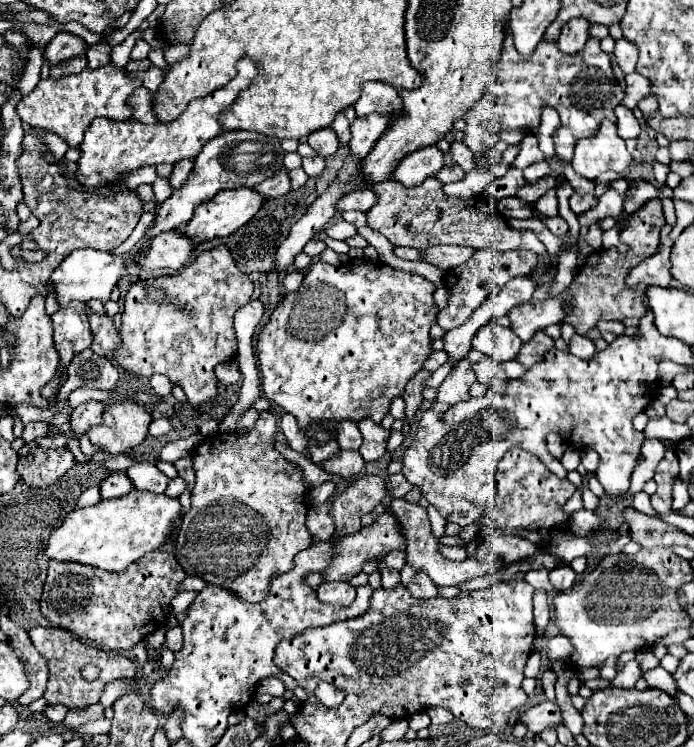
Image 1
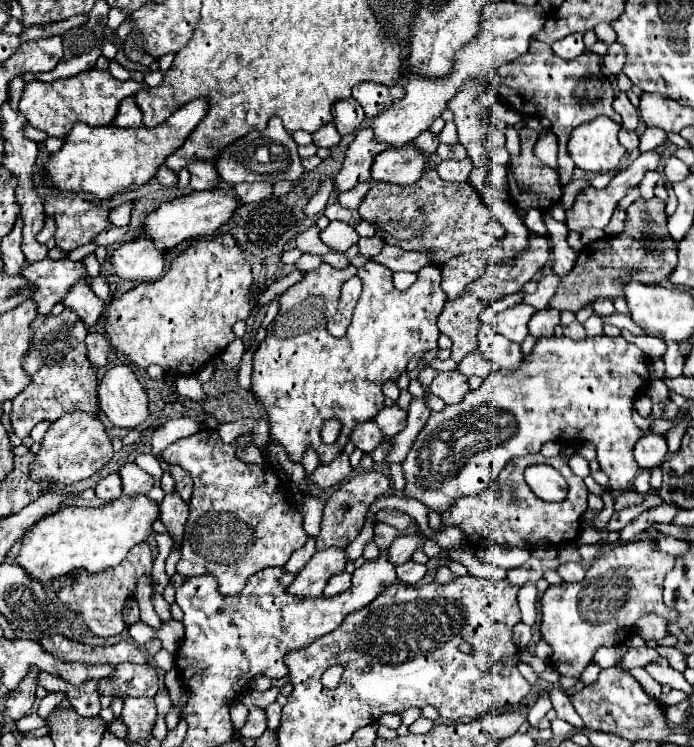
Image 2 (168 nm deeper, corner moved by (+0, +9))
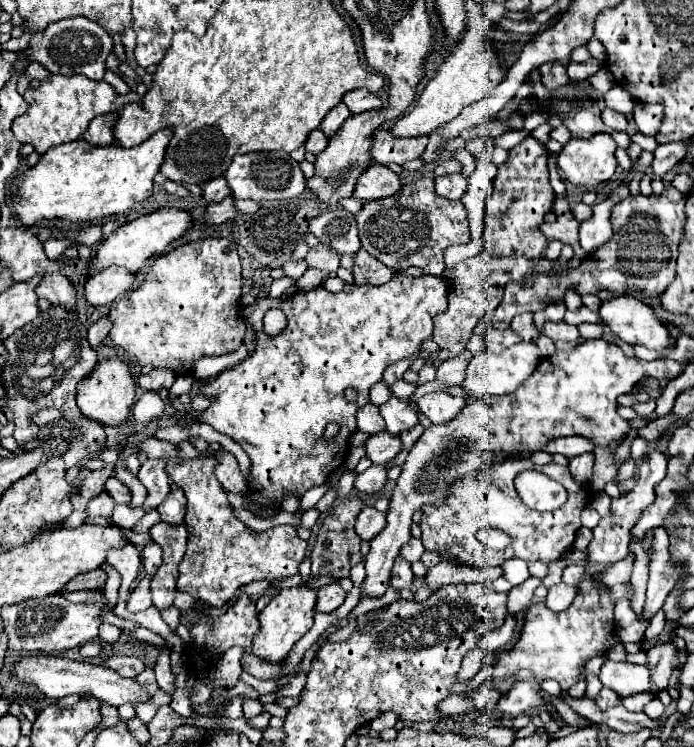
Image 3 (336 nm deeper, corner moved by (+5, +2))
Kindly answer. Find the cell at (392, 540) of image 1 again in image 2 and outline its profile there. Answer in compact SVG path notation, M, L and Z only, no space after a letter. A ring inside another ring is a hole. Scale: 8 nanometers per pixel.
M329 549L329 551L317 551L311 561L305 565L305 569L301 569L293 583L287 587L287 591L291 595L297 597L317 597L317 591L321 591L323 597L323 589L327 585L327 579L331 575L335 575L337 571L343 571L347 563L345 551L341 549Z

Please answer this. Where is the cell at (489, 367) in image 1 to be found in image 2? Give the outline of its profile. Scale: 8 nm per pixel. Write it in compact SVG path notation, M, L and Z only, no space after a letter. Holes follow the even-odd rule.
M471 351L459 365L457 365L457 371L463 373L465 377L487 377L491 373L491 367L489 363L485 363L485 359L481 359L481 355L477 355L477 351Z

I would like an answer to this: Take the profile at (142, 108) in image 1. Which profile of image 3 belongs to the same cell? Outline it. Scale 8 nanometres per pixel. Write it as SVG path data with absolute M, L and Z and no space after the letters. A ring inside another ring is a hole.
M118 114L96 116L96 118L90 122L90 126L88 126L88 130L84 132L82 138L84 138L86 142L94 144L94 146L108 146L108 144L112 144L112 142L116 140L114 134L112 134L114 124L116 124L116 118L118 118Z

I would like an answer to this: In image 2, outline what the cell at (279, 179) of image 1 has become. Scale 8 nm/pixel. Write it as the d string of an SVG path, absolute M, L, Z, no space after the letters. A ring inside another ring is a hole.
M237 183L229 189L233 189L233 193L241 205L249 205L253 201L271 197L271 183Z

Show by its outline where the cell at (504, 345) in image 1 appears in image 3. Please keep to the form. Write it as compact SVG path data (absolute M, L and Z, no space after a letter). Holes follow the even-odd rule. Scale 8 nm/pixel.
M530 342L514 344L508 350L504 350L502 354L488 354L488 350L482 350L470 360L470 366L466 370L466 380L462 386L468 390L468 394L472 398L510 394L536 370L538 364L540 364L540 350Z

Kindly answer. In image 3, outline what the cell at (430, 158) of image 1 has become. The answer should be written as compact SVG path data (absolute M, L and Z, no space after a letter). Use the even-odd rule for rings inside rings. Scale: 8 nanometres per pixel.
M372 164L368 166L368 170L364 170L364 174L360 174L354 196L360 200L380 200L400 192L400 188L402 188L402 182L398 174L394 174L386 166Z

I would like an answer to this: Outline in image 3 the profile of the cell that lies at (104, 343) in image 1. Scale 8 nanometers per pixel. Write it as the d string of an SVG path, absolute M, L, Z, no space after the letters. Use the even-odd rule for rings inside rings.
M58 272L46 274L44 280L38 284L36 294L40 298L50 300L54 306L60 306L60 308L66 308L70 312L76 312L76 304L78 304L76 288L66 276L62 276Z

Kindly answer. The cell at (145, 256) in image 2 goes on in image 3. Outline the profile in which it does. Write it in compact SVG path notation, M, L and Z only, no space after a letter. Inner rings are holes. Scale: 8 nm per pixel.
M110 266L88 278L84 296L90 304L112 304L118 296L132 290L134 284L136 274L118 266Z

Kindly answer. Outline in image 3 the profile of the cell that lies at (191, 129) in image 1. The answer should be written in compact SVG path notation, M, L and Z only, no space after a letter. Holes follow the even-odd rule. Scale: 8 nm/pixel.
M164 128L134 148L120 144L88 146L84 138L56 146L48 150L36 166L18 176L18 198L12 204L14 214L24 226L34 226L52 218L92 222L116 212L126 212L152 194L152 182L160 172L170 138L172 128Z

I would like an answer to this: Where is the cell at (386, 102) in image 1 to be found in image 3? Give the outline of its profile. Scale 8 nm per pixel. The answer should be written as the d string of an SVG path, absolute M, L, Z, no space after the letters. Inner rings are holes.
M352 90L352 92L344 94L342 102L348 106L348 110L352 114L362 114L362 112L384 108L384 102L380 100L380 96L368 92L368 90Z

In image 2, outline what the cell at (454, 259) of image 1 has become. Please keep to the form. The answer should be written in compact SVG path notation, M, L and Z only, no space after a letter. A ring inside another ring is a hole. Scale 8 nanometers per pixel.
M383 247L383 251L379 255L373 257L375 263L389 267L391 271L419 271L421 267L425 267L431 259L425 253L409 253L409 251L401 251L399 247Z

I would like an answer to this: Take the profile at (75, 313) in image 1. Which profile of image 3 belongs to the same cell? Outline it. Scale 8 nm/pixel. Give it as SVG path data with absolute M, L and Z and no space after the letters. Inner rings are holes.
M64 308L42 312L38 322L16 330L10 338L4 340L4 344L10 354L10 360L4 366L4 384L8 396L4 414L8 422L16 426L14 434L18 446L24 446L24 442L28 442L36 430L40 430L40 426L32 422L32 414L38 414L44 408L56 408L64 414L64 418L68 418L68 422L76 422L76 426L80 426L80 438L68 442L68 450L64 454L66 466L72 468L88 456L98 456L106 448L104 428L98 422L86 418L76 406L78 384L98 364L96 352L86 340L86 326L78 320L78 314Z

